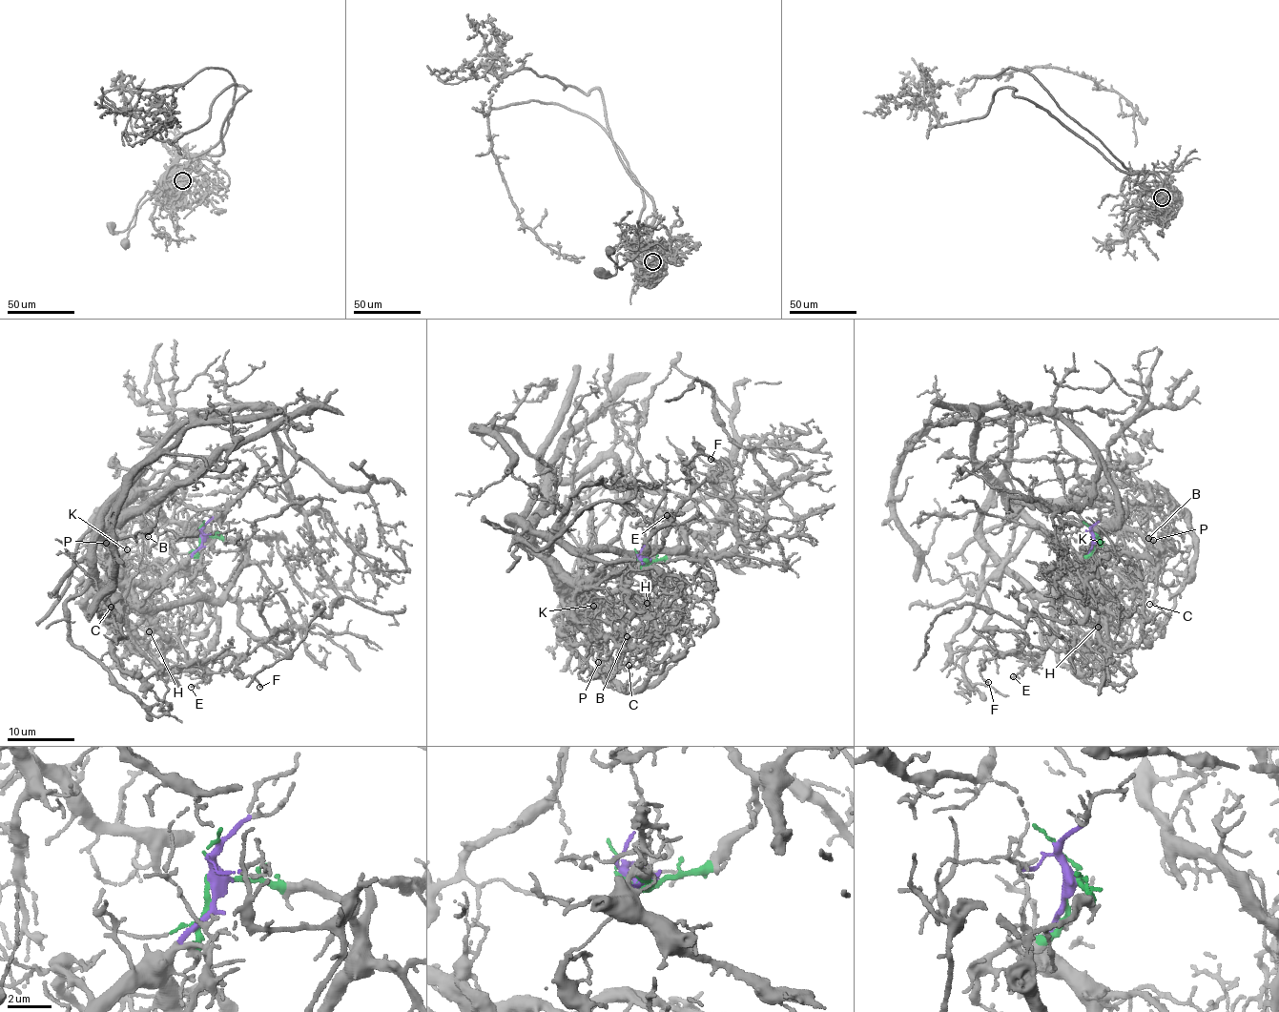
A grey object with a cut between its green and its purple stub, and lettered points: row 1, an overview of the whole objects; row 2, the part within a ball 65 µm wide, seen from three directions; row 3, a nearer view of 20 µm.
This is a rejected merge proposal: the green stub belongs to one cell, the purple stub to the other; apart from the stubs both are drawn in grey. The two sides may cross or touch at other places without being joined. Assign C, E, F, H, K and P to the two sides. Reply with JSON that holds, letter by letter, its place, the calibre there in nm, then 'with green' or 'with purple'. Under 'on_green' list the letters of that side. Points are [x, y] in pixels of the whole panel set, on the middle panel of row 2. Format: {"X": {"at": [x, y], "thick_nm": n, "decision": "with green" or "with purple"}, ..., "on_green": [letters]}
{"C": {"at": [629, 665], "thick_nm": 70, "decision": "with purple"}, "E": {"at": [667, 515], "thick_nm": 80, "decision": "with green"}, "F": {"at": [711, 459], "thick_nm": 140, "decision": "with purple"}, "H": {"at": [647, 603], "thick_nm": 100, "decision": "with purple"}, "K": {"at": [593, 606], "thick_nm": 180, "decision": "with purple"}, "P": {"at": [598, 662], "thick_nm": 130, "decision": "with purple"}, "on_green": ["E"]}

